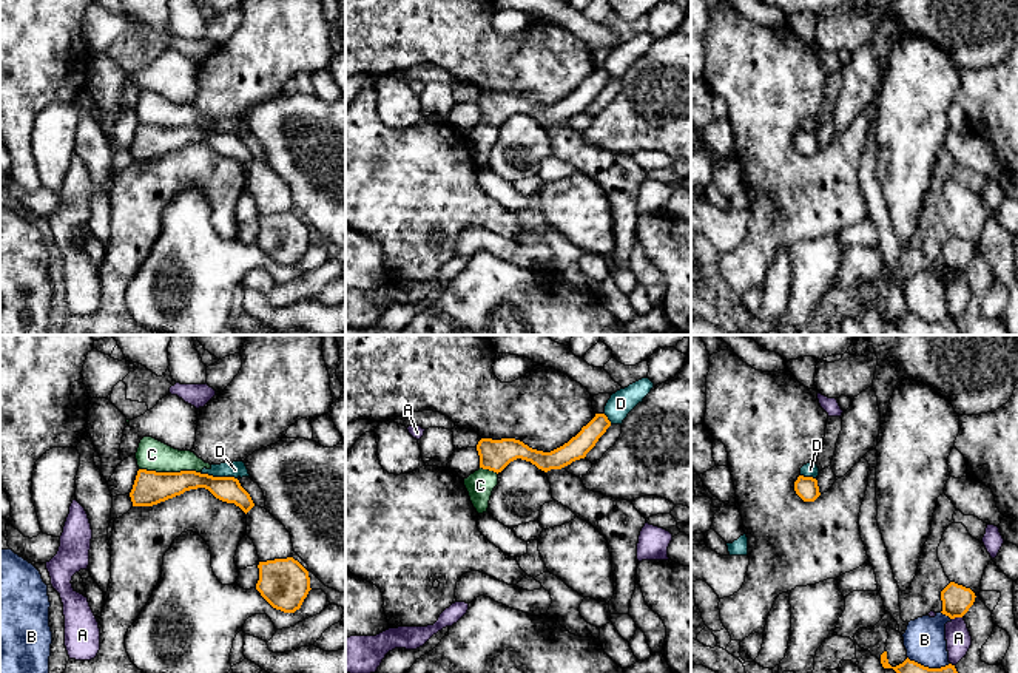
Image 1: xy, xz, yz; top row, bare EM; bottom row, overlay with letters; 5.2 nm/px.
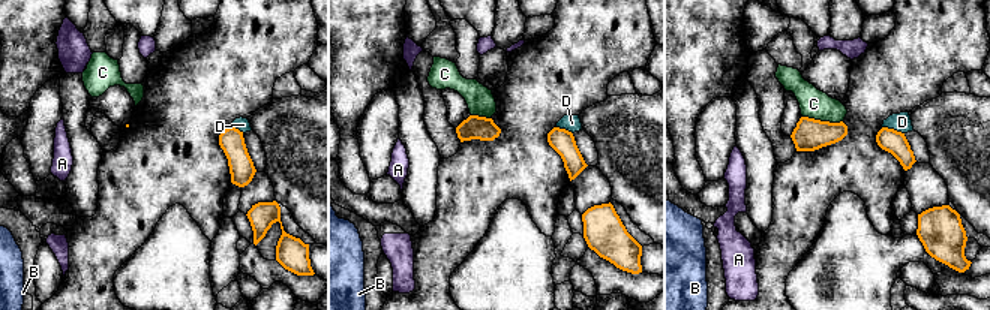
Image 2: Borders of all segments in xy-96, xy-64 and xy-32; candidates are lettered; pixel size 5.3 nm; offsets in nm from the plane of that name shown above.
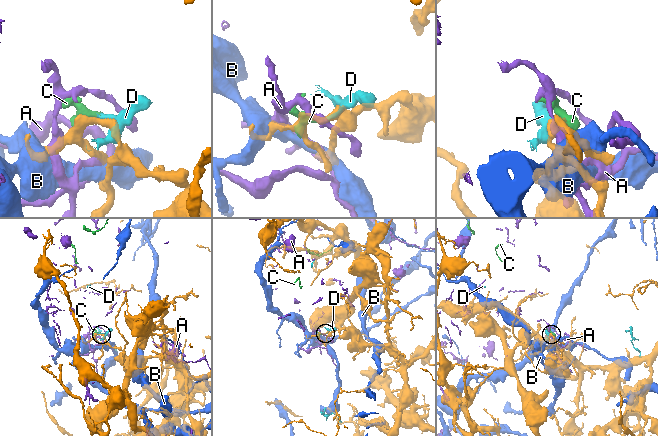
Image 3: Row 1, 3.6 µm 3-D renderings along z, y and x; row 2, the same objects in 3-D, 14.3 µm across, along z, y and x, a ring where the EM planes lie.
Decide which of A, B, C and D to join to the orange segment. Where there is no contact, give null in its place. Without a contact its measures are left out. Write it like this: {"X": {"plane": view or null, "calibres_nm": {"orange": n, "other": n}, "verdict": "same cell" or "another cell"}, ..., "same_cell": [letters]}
{"A": {"plane": "yz", "calibres_nm": {"orange": 160, "other": 130}, "verdict": "another cell"}, "B": {"plane": "yz", "calibres_nm": {"orange": 70, "other": 220}, "verdict": "another cell"}, "C": {"plane": "xy", "calibres_nm": {"orange": 180, "other": 160}, "verdict": "another cell"}, "D": {"plane": "xy", "calibres_nm": {"orange": 130, "other": 80}, "verdict": "another cell"}, "same_cell": []}

